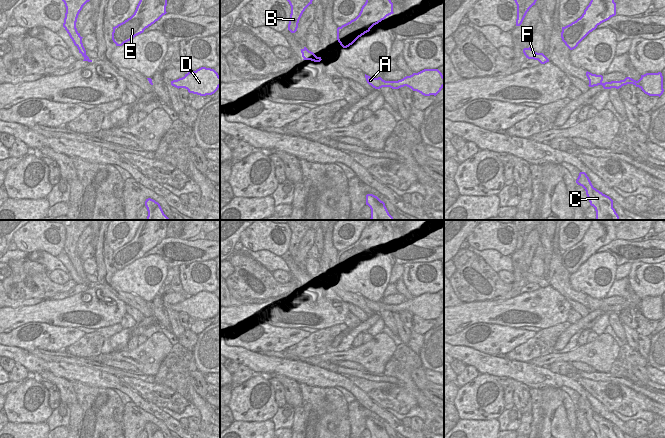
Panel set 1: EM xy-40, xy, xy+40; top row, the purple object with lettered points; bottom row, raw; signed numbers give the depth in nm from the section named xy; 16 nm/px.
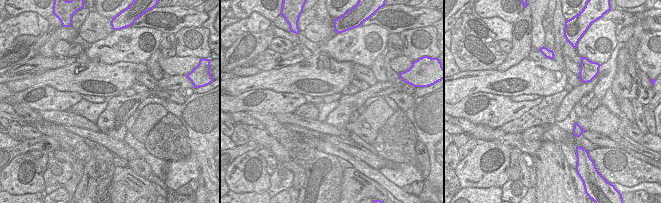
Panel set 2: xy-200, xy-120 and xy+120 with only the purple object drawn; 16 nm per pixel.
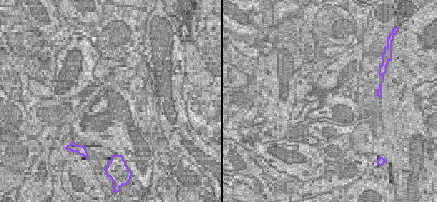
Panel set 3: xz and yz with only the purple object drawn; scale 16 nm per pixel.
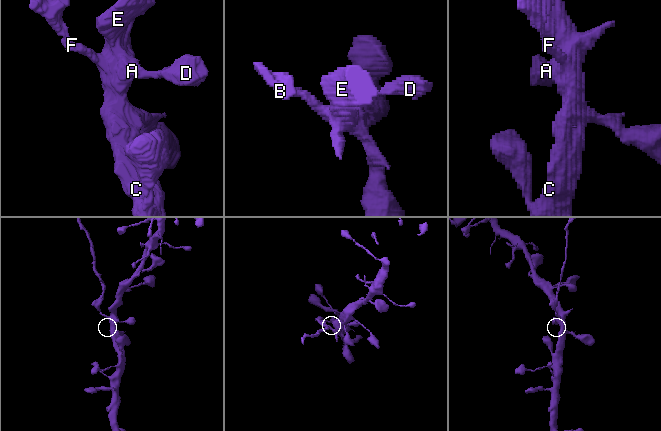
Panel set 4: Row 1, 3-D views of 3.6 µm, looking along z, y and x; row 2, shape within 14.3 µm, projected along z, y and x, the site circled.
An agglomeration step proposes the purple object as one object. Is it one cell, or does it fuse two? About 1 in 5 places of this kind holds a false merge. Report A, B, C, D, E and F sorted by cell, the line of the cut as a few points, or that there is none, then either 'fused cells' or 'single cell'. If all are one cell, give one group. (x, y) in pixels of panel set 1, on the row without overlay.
A C D E / B F | xy+40 (540, 277), (538, 284) | fused cells

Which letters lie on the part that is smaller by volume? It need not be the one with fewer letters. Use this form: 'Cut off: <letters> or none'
Cut off: B, F

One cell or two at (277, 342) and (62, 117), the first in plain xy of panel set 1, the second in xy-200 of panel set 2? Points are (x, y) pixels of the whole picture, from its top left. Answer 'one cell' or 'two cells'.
two cells

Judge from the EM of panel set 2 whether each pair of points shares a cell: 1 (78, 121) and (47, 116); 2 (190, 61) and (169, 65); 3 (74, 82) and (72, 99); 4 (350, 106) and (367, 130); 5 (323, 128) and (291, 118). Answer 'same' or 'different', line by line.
1: same
2: same
3: different
4: different
5: same

